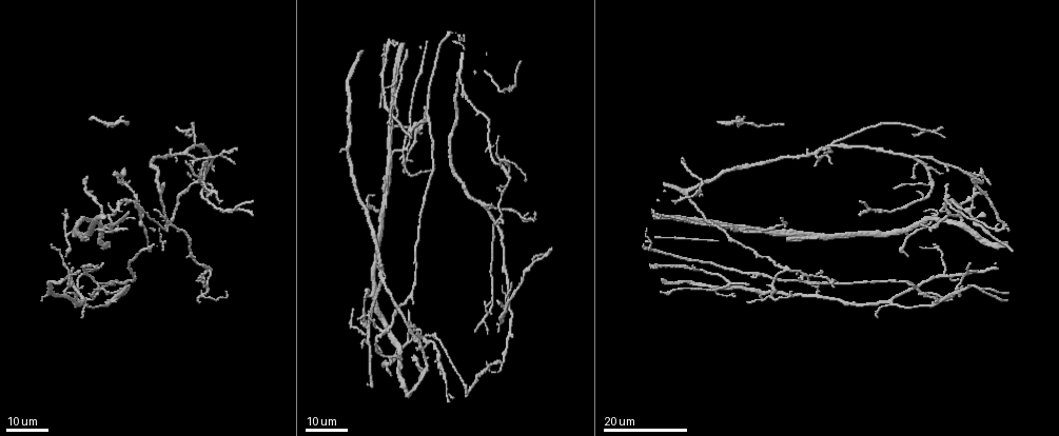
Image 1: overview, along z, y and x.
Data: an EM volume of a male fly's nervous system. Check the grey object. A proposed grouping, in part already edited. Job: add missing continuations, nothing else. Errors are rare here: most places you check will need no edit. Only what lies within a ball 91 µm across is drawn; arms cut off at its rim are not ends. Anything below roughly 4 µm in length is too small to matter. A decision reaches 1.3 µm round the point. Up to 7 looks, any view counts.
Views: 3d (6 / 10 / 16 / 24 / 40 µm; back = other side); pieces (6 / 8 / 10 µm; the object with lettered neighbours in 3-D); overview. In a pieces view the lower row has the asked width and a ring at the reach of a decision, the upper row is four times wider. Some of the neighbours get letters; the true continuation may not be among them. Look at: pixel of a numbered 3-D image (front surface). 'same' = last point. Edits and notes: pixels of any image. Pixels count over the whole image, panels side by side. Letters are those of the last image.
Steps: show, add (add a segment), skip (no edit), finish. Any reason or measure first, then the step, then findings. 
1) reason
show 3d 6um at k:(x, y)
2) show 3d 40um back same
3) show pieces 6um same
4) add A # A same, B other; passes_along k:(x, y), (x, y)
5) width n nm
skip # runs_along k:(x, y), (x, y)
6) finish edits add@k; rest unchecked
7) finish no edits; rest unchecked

thin end
show 3d 24um at 1:(408, 310)

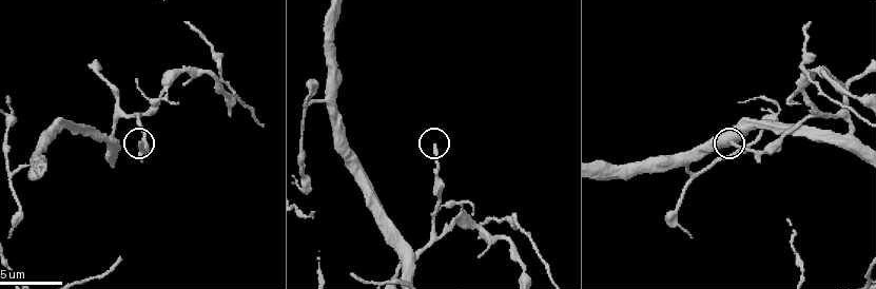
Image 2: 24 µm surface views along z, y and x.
show pieces 10um at 2:(140, 143)

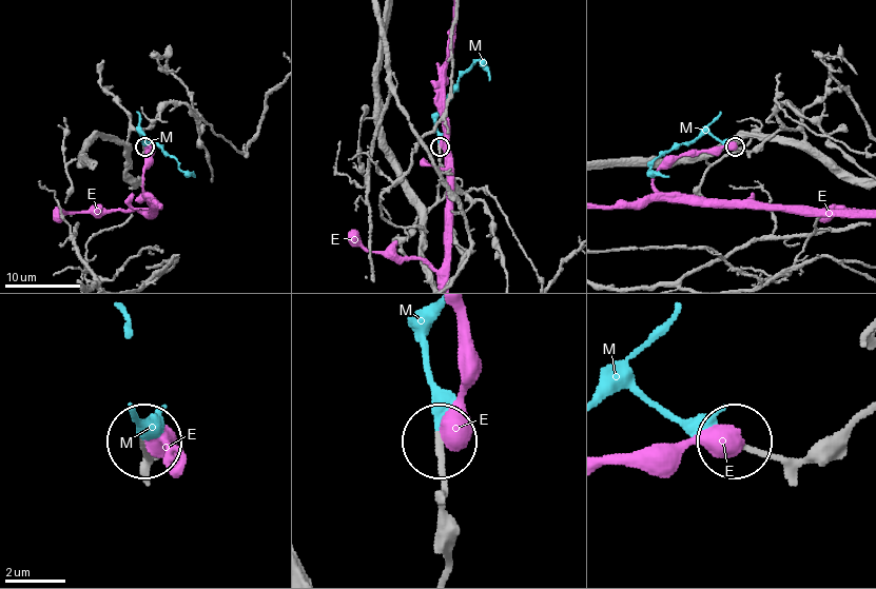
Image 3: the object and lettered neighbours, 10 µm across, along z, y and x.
width 190 nm
add M # E other, M same; passes_along 3:(445, 510), (429, 316); the cell continues

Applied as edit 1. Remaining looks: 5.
an open end
show pieces 6um at 2:(480, 223)

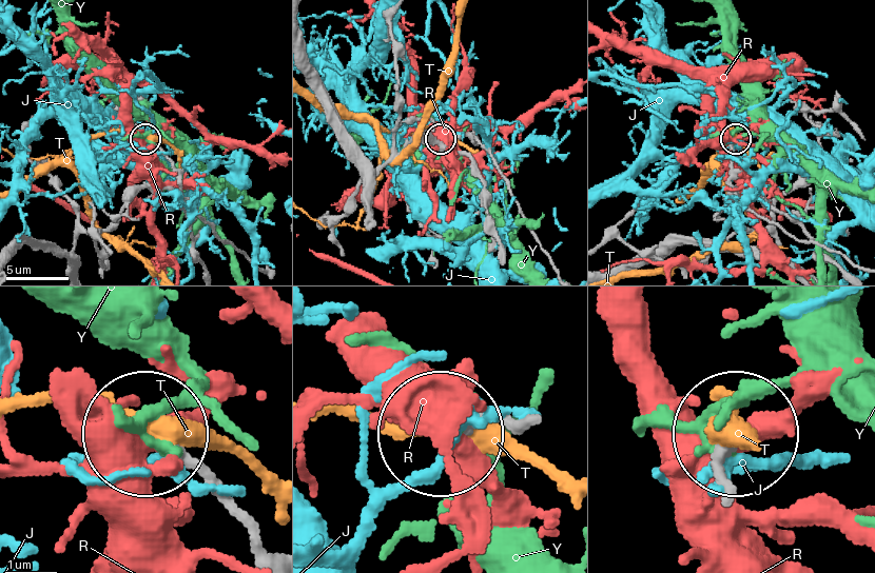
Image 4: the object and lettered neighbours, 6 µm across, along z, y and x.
width 160 nm
skip # J other, R other, T other, Y other; none of them fits

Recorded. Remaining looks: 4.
tapers out
show 3d 16um at 1:(732, 229)

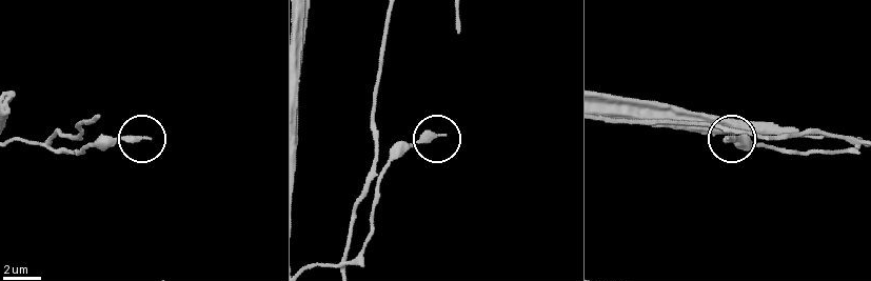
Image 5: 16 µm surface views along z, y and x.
what lies round it
show pieces 6um at 5:(444, 135)

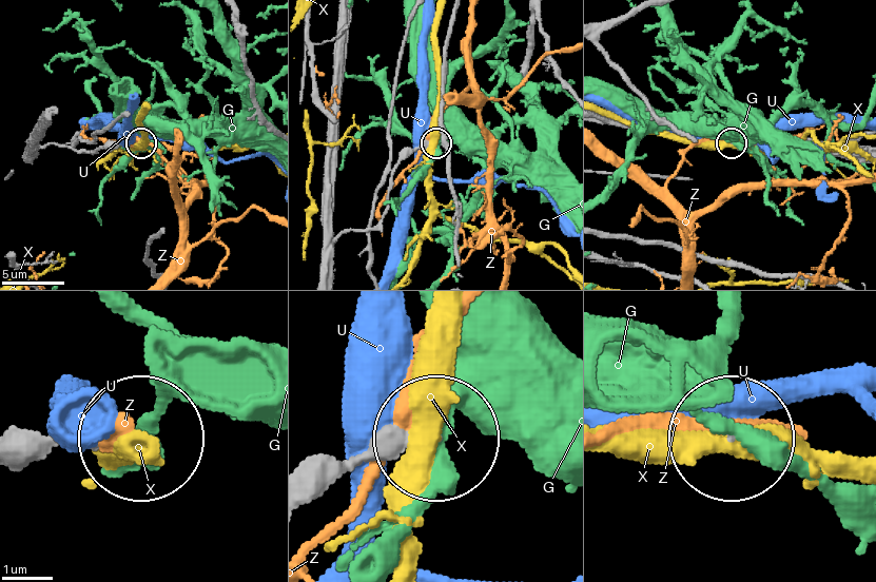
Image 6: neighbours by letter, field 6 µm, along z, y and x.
skip # G other, U other, X other, Z other; runs_along 6:(317, 496), (368, 458), (426, 441); no lettered segment goes on from it

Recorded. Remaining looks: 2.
thin end
show 3d 24um at 1:(719, 240)

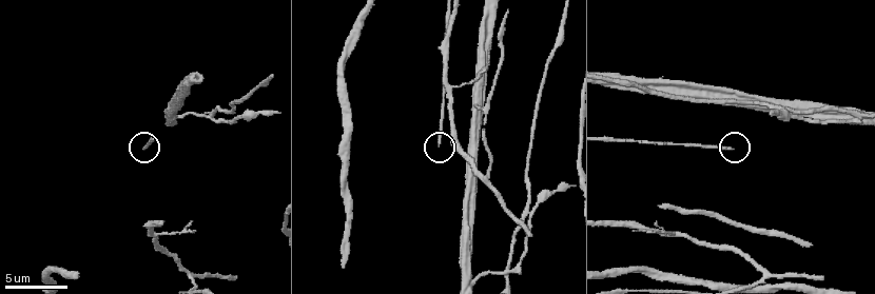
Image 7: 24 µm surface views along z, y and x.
show pieces 10um at 7:(731, 147)

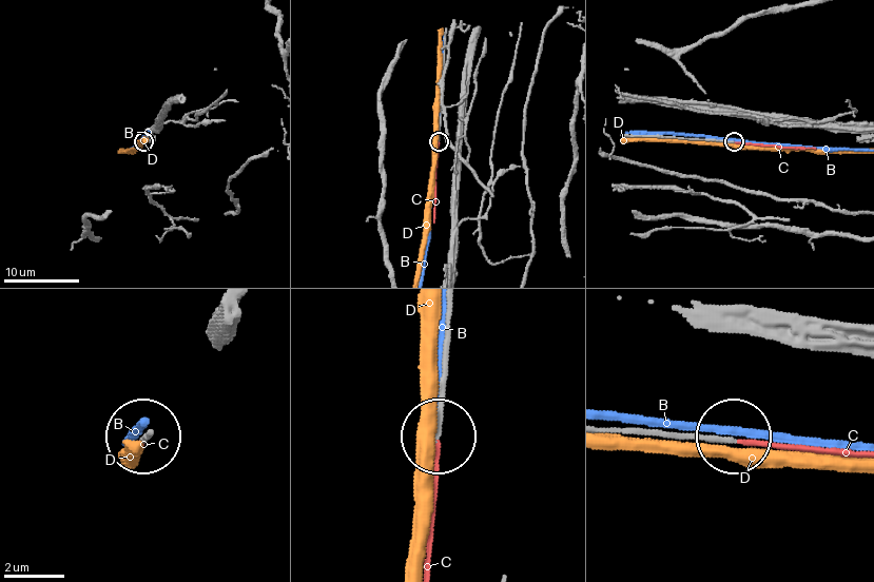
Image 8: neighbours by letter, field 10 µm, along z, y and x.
add C # B other, C same, D other; passes_along 8:(740, 440), (859, 454); the cell continues

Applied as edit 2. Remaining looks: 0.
finish edits add@3, add@8; rest unchecked

